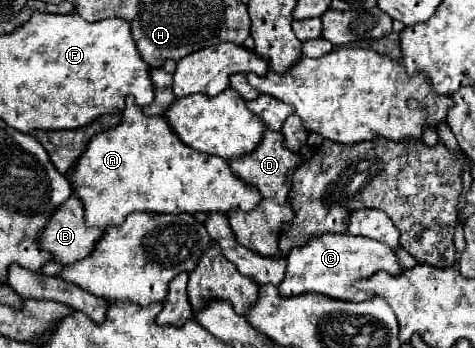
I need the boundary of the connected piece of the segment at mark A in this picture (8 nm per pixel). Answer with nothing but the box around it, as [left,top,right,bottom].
[71,96,259,228]

